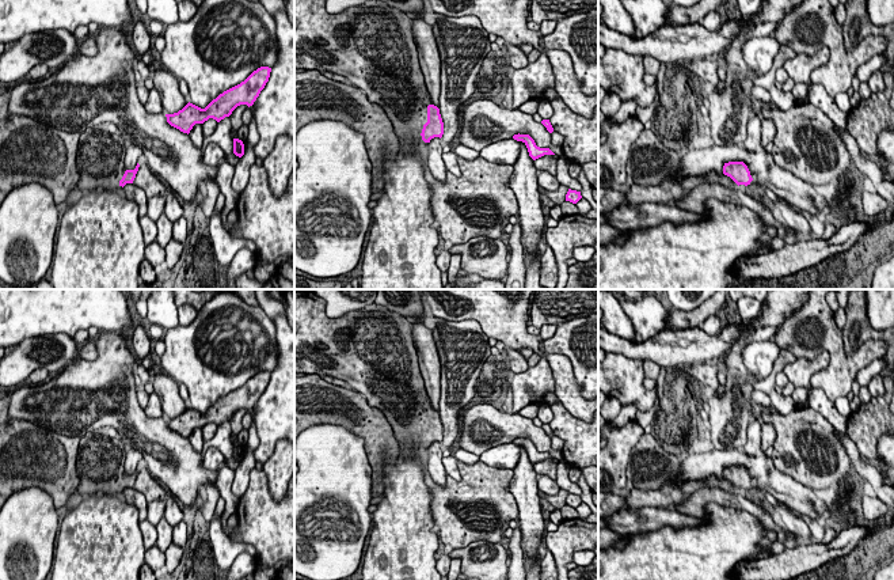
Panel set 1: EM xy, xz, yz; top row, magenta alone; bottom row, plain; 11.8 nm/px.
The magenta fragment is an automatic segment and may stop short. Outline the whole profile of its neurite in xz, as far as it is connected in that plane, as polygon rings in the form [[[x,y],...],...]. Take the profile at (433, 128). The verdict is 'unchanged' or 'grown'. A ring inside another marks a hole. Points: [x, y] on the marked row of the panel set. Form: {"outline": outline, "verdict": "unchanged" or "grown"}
{"outline": [[[294,0],[294,68],[319,69],[347,77],[362,90],[368,99],[378,105],[391,120],[395,134],[403,143],[402,152],[419,151],[421,145],[434,137],[442,137],[444,122],[440,109],[431,103],[422,73],[419,53],[412,35],[412,19],[380,0],[365,1],[359,7],[339,14],[328,14],[326,0]]], "verdict": "grown"}

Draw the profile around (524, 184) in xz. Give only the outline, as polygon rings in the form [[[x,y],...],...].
[[[522,141],[520,156],[513,167],[514,171],[507,186],[513,190],[518,204],[517,216],[521,224],[521,243],[525,253],[536,253],[541,257],[539,243],[544,240],[543,228],[545,220],[537,183],[537,170]]]

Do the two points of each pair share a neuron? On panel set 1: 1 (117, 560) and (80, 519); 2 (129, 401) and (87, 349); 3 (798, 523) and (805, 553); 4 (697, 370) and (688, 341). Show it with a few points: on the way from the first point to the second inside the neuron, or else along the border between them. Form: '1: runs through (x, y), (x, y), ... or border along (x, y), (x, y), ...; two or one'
1: runs through (107, 550), (90, 529); one
2: border along (95, 341), (96, 356), (82, 360); two
3: border along (813, 542), (798, 546); two
4: border along (716, 361), (687, 366); two

